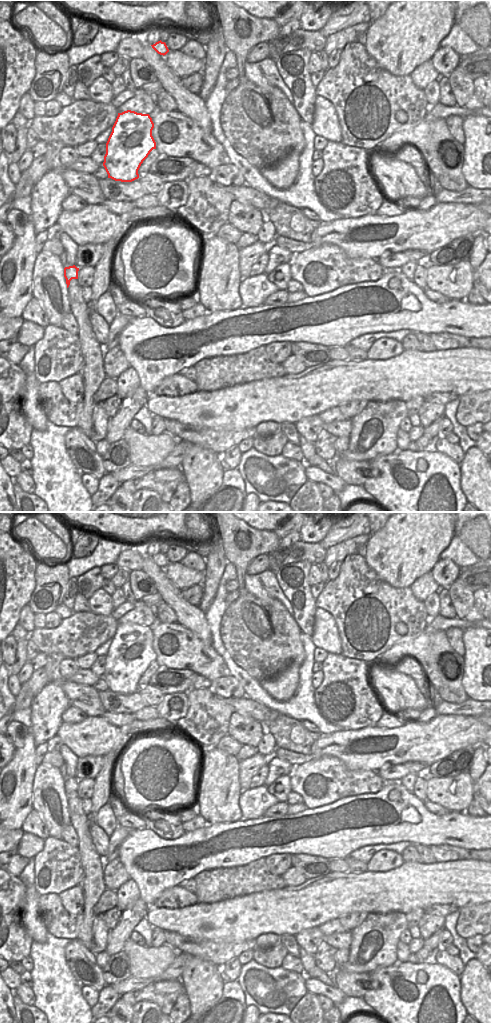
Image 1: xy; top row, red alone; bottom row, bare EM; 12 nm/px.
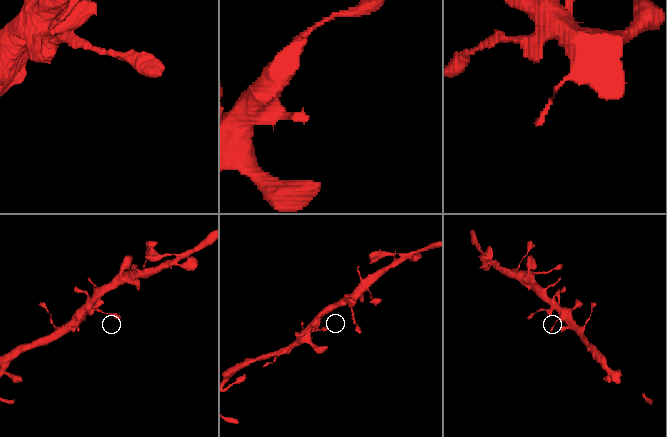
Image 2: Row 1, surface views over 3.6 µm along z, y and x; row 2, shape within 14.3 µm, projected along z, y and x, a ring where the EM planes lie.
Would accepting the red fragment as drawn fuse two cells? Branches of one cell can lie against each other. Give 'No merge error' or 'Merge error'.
No merge error

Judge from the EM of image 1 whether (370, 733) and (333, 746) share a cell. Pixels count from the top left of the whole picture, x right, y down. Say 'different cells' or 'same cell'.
same cell

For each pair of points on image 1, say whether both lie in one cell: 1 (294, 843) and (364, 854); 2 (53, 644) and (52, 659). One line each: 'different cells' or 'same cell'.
1: different cells
2: different cells

